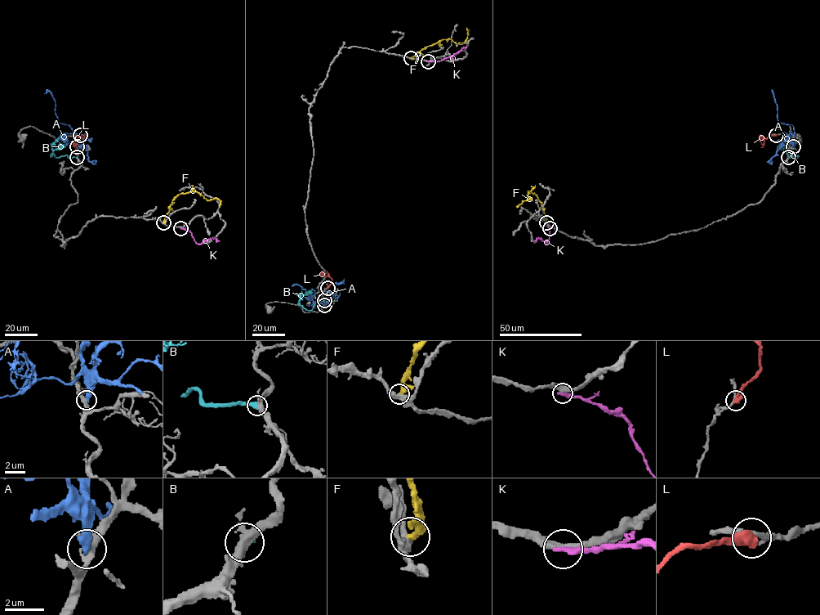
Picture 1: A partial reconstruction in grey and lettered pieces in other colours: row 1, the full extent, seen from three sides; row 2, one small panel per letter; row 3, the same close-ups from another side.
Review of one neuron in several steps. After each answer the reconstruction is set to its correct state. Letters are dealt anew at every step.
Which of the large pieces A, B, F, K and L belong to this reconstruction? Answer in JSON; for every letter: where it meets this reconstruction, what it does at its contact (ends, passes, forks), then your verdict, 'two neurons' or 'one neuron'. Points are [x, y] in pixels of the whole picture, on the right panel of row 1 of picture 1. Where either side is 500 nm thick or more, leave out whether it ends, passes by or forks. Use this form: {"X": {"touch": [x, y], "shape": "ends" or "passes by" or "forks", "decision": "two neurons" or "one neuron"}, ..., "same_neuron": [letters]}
{"A": {"touch": [793, 146], "decision": "two neurons"}, "B": {"touch": [788, 157], "shape": "ends", "decision": "one neuron"}, "F": {"touch": [546, 222], "shape": "ends", "decision": "two neurons"}, "K": {"touch": [550, 228], "shape": "ends", "decision": "two neurons"}, "L": {"touch": [776, 135], "decision": "two neurons"}, "same_neuron": ["B"]}

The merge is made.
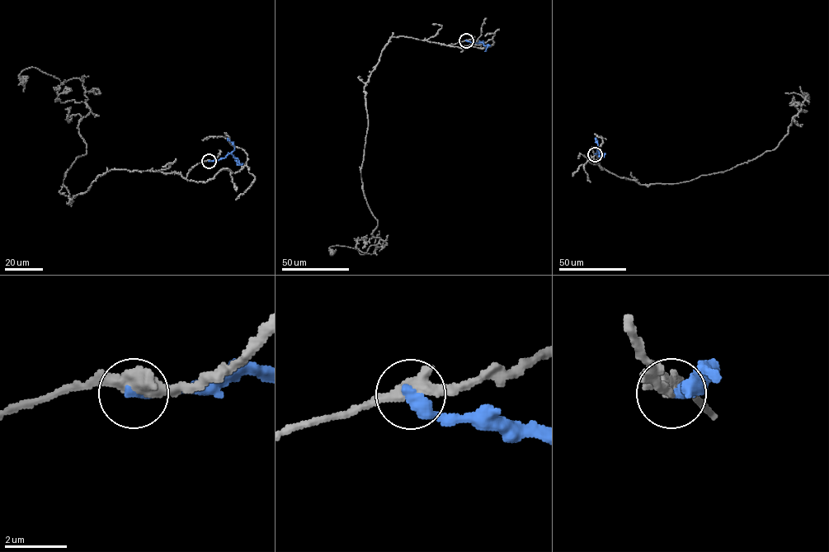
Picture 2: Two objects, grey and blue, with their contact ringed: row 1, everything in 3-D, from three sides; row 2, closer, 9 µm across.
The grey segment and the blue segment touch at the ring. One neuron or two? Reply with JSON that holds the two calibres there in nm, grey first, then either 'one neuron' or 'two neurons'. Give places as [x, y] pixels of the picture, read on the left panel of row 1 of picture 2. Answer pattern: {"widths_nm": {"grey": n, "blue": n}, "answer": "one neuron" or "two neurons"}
{"widths_nm": {"grey": 480, "blue": 460}, "answer": "two neurons"}

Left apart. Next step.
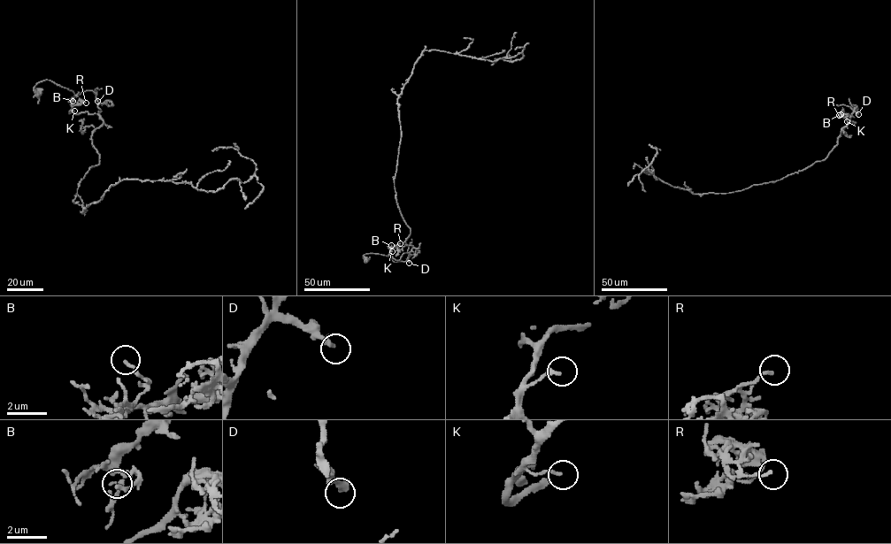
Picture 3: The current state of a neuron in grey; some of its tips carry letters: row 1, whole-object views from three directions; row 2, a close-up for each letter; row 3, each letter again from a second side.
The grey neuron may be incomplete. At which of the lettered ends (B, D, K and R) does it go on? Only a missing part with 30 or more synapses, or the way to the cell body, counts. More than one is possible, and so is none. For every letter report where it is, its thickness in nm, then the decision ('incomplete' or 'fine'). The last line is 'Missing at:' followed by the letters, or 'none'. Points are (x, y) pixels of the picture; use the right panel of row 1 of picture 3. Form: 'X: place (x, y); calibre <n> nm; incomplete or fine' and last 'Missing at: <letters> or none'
B: place (841, 114); calibre 170 nm; fine
D: place (858, 114); calibre 280 nm; incomplete
K: place (847, 121); calibre 160 nm; fine
R: place (839, 115); calibre 130 nm; fine
Missing at: D

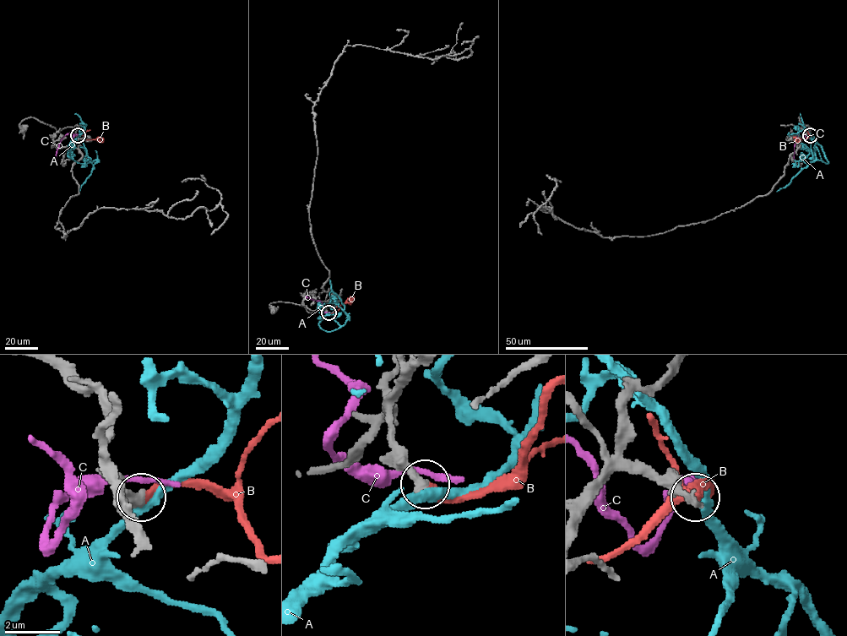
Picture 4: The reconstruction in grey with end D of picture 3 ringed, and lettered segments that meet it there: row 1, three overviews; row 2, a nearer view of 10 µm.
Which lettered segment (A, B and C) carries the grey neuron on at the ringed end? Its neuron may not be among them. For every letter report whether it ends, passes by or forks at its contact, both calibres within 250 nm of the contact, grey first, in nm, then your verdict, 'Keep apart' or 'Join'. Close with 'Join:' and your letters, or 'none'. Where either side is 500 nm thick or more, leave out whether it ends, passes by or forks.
A: It passes by. Thickness 300 nm (grey) against 360 nm. Keep apart
B: It ends there. Thickness 320 nm (grey) against 320 nm. Join
C: It passes by. Thickness 400 nm (grey) against 320 nm. Keep apart
Join: B

